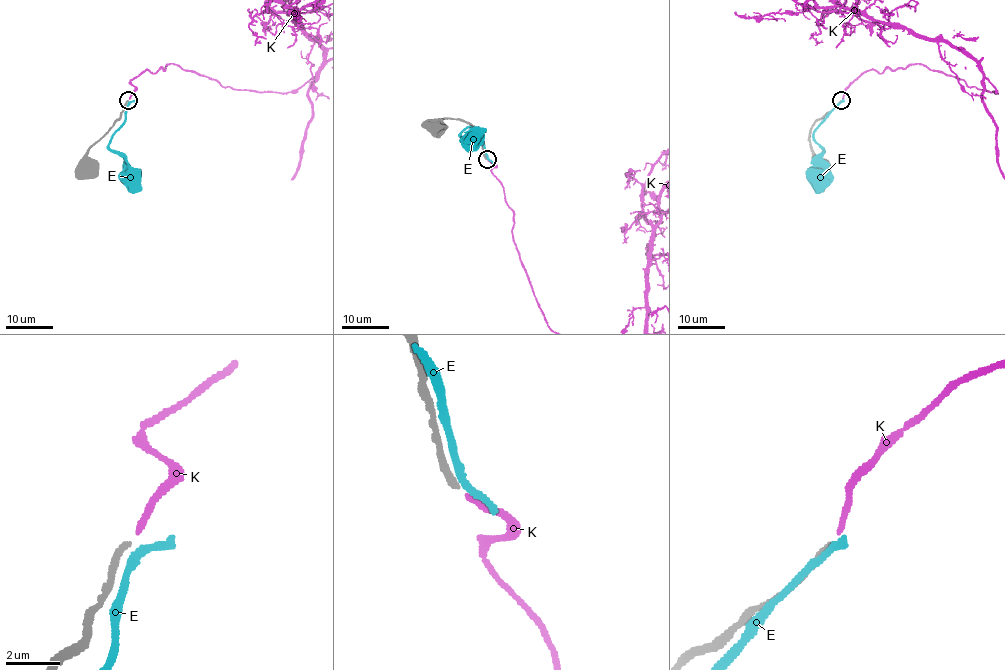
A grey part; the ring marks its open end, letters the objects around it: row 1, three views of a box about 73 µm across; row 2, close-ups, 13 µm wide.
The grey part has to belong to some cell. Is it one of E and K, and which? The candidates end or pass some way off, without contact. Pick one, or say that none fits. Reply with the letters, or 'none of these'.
K

